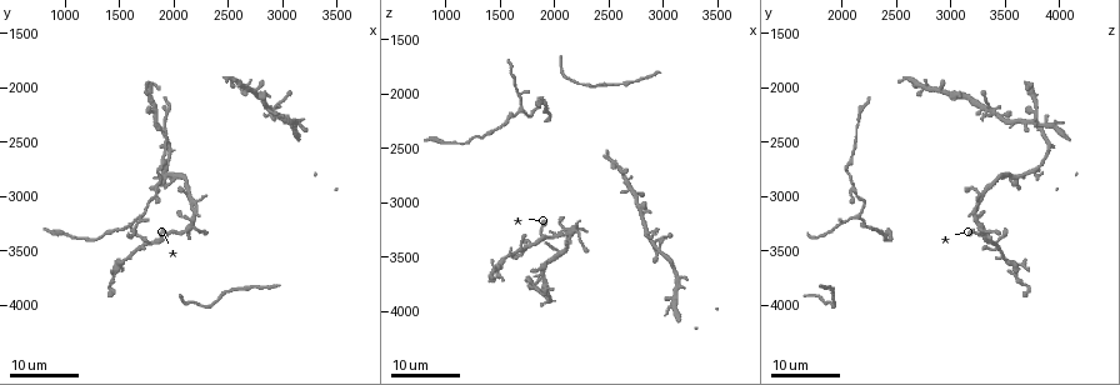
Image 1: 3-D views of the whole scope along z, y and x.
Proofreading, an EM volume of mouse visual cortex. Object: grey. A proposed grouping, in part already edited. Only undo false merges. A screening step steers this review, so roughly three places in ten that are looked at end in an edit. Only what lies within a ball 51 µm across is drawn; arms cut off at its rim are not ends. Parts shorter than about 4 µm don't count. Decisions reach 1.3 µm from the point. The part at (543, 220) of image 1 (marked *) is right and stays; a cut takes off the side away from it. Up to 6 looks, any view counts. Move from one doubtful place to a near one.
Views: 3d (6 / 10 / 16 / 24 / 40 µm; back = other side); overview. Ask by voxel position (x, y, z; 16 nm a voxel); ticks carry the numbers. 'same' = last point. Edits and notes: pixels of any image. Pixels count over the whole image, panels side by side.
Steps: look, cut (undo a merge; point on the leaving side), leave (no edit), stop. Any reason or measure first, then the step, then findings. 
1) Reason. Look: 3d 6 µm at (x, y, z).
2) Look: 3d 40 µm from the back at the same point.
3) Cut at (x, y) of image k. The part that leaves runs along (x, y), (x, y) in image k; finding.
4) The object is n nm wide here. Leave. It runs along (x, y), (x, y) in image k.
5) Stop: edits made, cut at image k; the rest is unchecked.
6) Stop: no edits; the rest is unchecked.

Two arms in line, one across. Look: 3d 16 µm at (1880, 3400, 3320).

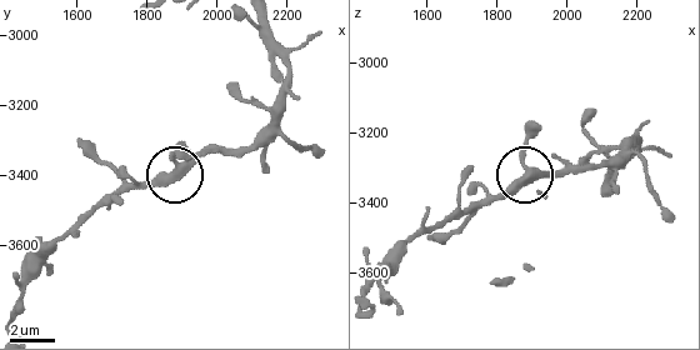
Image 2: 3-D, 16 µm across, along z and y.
Closer look. Look: 3d 10 µm at (1890, 3390, 3320).

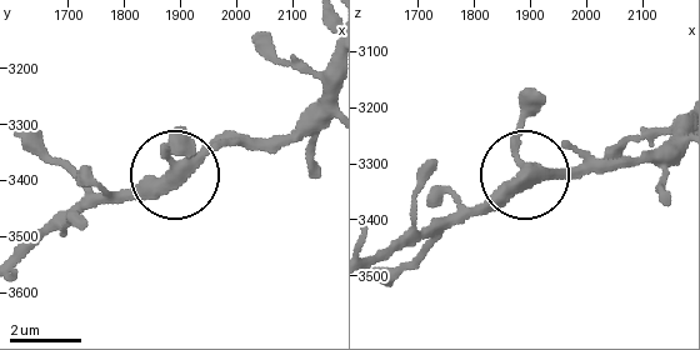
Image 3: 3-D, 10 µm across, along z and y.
Leave. It runs along (524, 89), (514, 140), (520, 173), (464, 218) in image 3; one neuron here.

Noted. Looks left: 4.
Three arms meet. Look: 3d 24 µm at (1700, 3180, 2120).

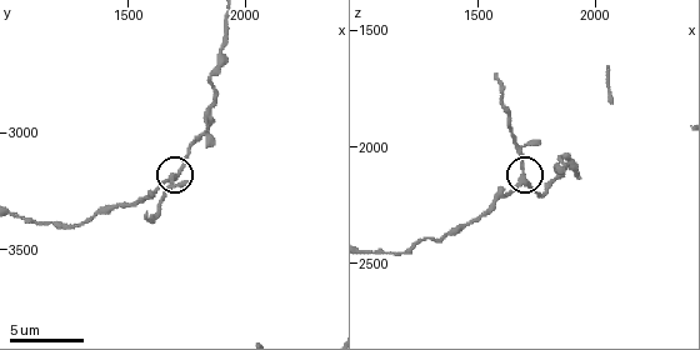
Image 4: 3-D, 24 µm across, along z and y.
Look: 3d 6 µm at (1690, 3190, 2130).

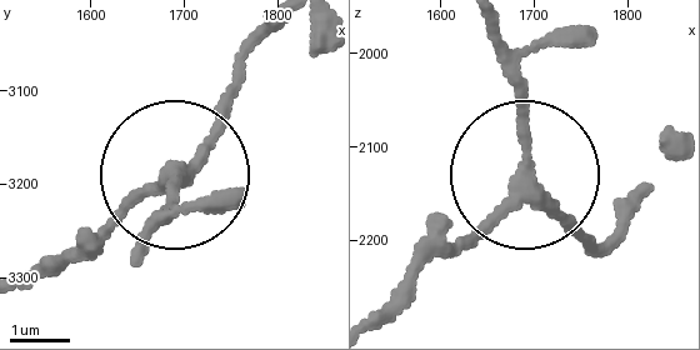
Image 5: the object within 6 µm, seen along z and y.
3 arms meet here. Leave. All the same neuron.

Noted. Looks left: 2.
Four-way junction. Look: 3d 16 µm at (2140, 3260, 3260).

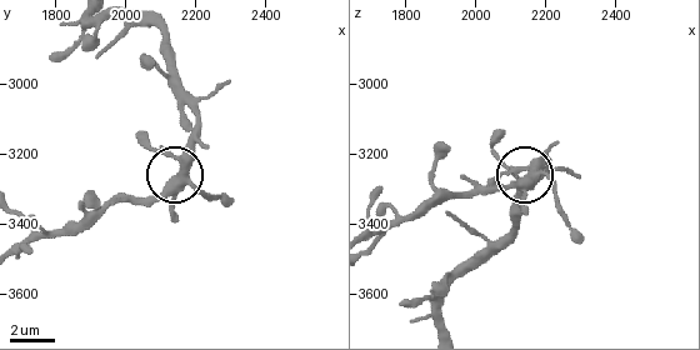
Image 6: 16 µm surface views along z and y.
Look: 3d 6 µm at (2160, 3260, 3260).

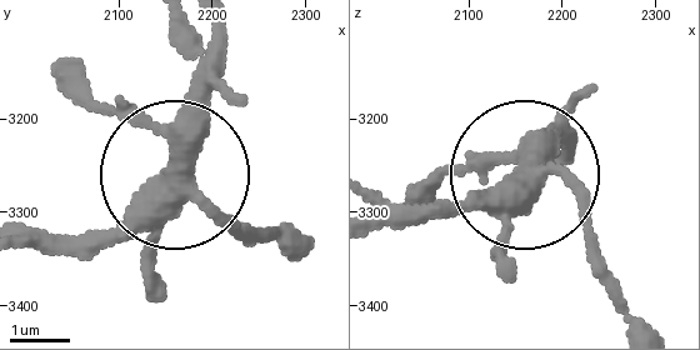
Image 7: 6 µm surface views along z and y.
The side arm is 30 µm long. Leave. It runs along (375, 218), (450, 218), (539, 173), (579, 203), (594, 258) in image 7; all the same neuron.

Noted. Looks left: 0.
Stop: no edits; the rest is unchecked.

